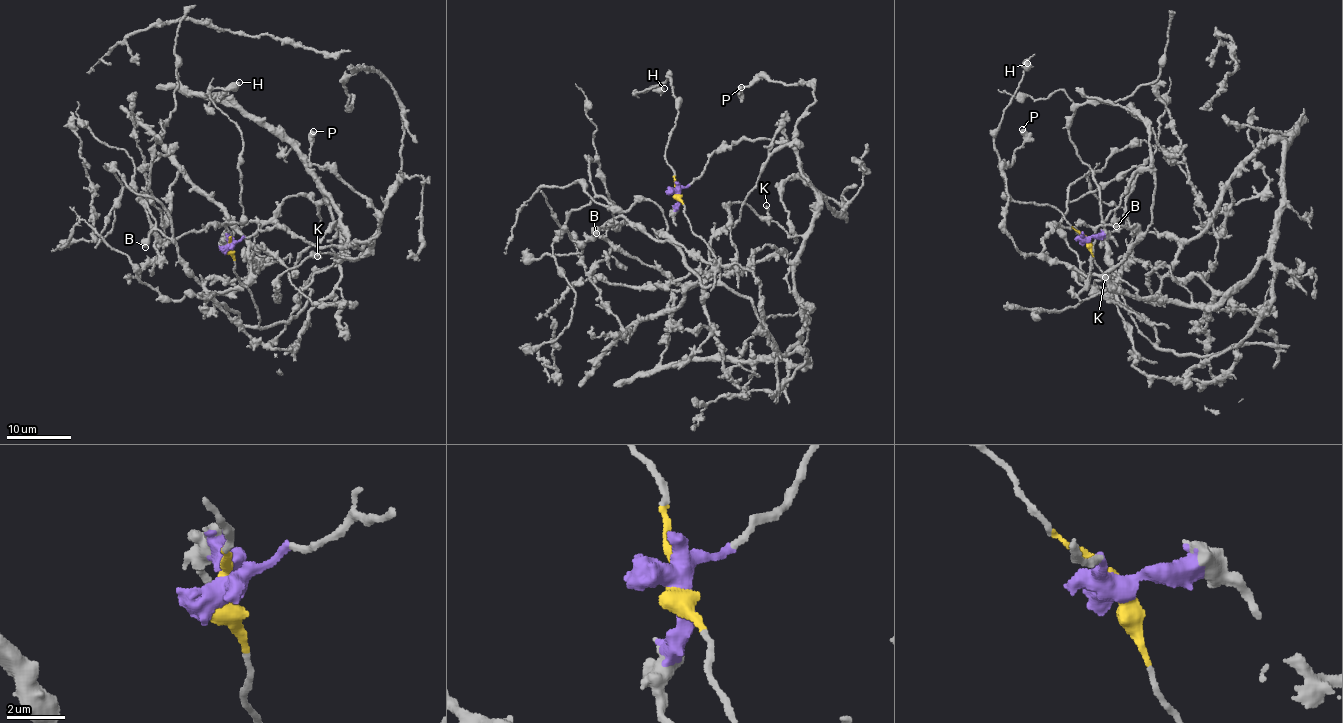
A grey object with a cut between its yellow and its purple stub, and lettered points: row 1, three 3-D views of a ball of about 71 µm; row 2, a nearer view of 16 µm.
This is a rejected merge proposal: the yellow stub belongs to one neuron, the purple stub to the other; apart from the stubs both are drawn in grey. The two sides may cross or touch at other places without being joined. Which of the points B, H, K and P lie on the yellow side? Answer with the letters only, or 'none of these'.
B, H

